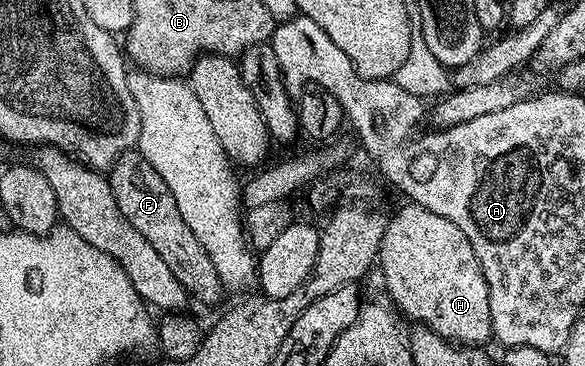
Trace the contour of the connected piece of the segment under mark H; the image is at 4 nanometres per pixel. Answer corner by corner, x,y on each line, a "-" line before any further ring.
412,202
404,206
389,216
383,230
379,272
381,268
388,299
402,317
410,316
444,340
458,346
488,345
493,336
491,306
487,282
471,242
455,222

